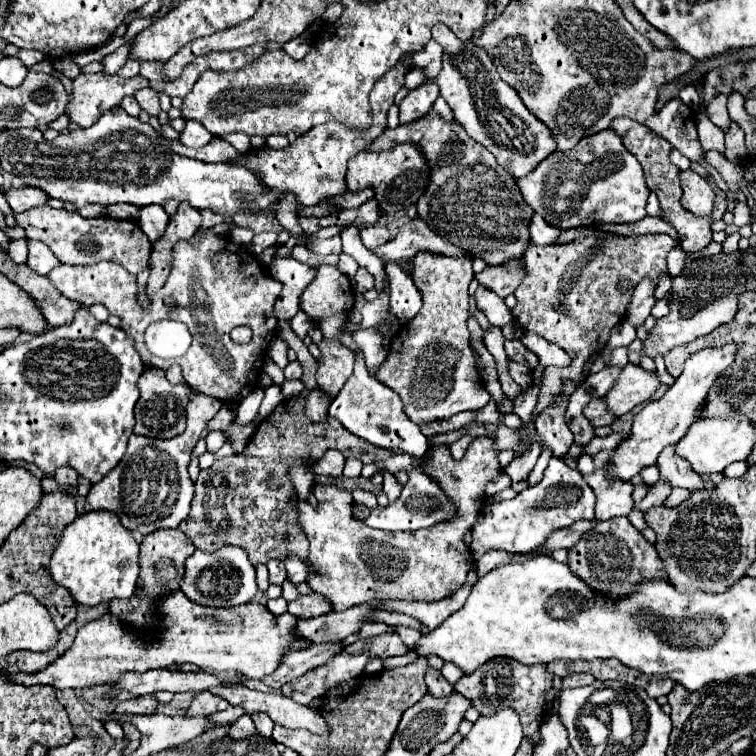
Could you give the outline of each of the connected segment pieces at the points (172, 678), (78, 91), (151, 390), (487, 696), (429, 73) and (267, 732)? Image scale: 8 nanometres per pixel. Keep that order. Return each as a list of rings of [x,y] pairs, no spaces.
[[[147,670],[143,674],[123,674],[111,688],[127,690],[135,696],[153,694],[159,690],[167,692],[203,692],[213,686],[223,686],[223,680],[211,672],[177,672],[177,670]]]
[[[101,72],[79,74],[73,80],[73,90],[65,106],[65,116],[73,124],[87,128],[101,118],[101,112],[119,106],[125,96],[133,96],[133,92],[145,86],[147,80],[141,76],[119,78],[119,76],[105,76]]]
[[[149,368],[137,382],[139,400],[135,404],[135,428],[133,434],[149,436],[149,438],[173,438],[183,434],[185,430],[185,404],[189,402],[189,394],[193,392],[187,384],[171,384],[165,378],[165,372],[159,368]]]
[[[493,658],[487,664],[483,664],[481,668],[477,668],[477,672],[473,672],[471,676],[463,676],[453,686],[453,690],[457,690],[457,694],[465,696],[467,700],[471,700],[471,706],[481,716],[489,716],[489,714],[493,716],[493,712],[499,712],[501,708],[517,710],[517,714],[521,718],[521,726],[523,726],[523,736],[533,740],[533,746],[537,746],[541,740],[539,726],[549,716],[547,694],[553,688],[551,680],[553,680],[553,676],[545,670],[545,664],[525,666],[525,664],[519,664],[517,660]]]
[[[431,39],[427,46],[411,56],[411,60],[413,60],[415,68],[421,68],[425,72],[427,80],[435,80],[442,68],[443,48]]]
[[[253,714],[251,718],[253,718],[255,726],[257,726],[259,736],[265,738],[265,740],[269,740],[269,738],[271,738],[271,732],[273,732],[273,726],[275,726],[273,720],[269,720],[265,714]]]

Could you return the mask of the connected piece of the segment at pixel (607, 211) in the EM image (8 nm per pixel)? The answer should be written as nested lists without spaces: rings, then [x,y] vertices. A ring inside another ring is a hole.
[[[603,130],[595,136],[583,138],[571,152],[553,152],[547,156],[529,176],[517,180],[527,204],[561,230],[579,228],[591,222],[635,222],[647,216],[645,204],[649,188],[645,186],[645,174],[641,164],[631,156],[621,138]],[[603,156],[603,178],[591,180],[585,168]]]

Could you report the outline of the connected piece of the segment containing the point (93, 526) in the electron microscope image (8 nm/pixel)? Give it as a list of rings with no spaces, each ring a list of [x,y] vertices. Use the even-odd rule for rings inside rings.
[[[85,512],[69,524],[53,550],[49,574],[55,584],[69,590],[75,604],[97,606],[115,598],[131,598],[139,578],[139,544],[121,526],[113,512]]]

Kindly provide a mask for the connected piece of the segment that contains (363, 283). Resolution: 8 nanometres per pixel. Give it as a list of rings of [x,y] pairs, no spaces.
[[[359,268],[353,276],[353,286],[357,292],[365,292],[365,290],[371,290],[373,288],[373,276],[365,270],[365,268]]]

